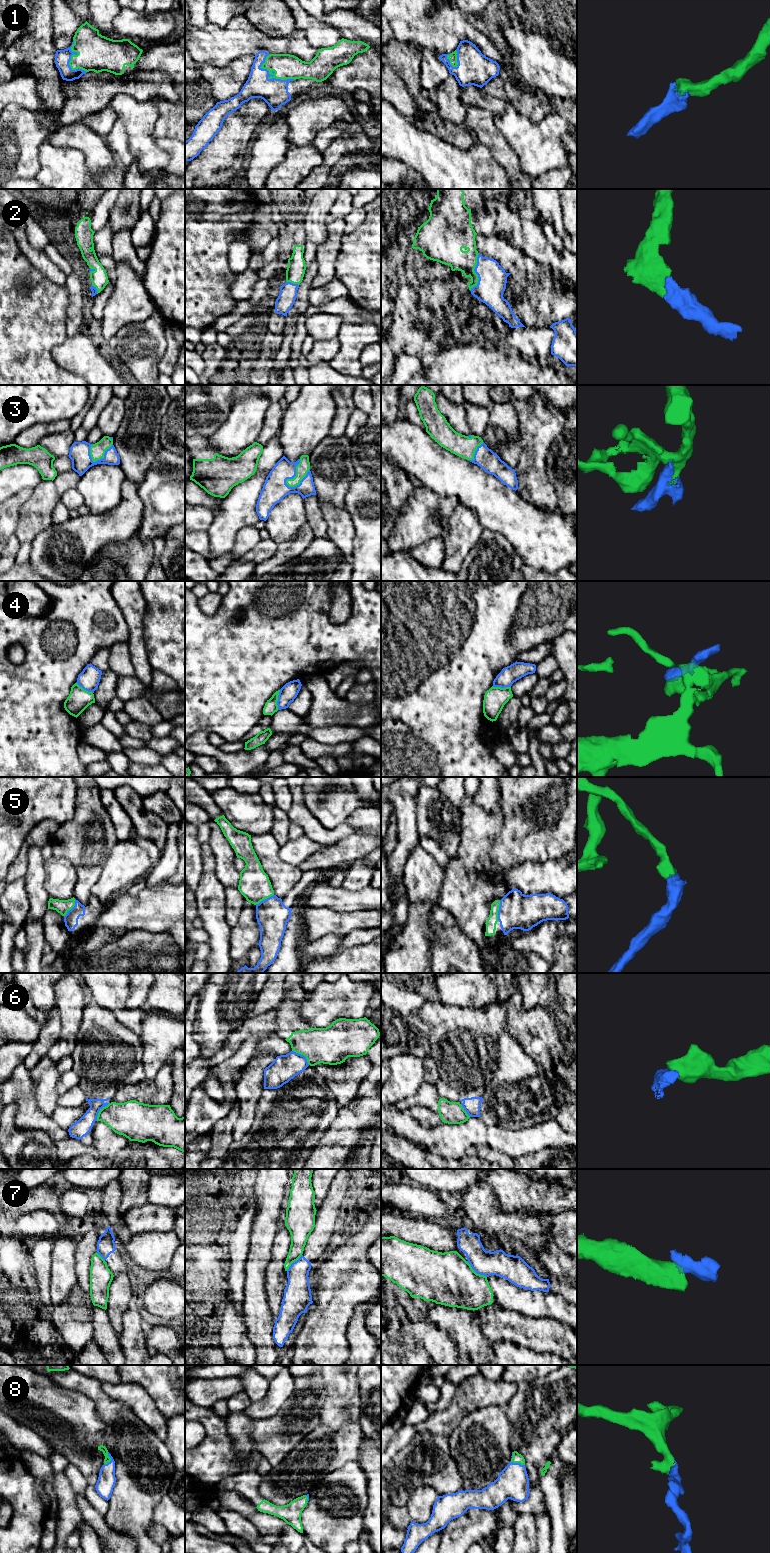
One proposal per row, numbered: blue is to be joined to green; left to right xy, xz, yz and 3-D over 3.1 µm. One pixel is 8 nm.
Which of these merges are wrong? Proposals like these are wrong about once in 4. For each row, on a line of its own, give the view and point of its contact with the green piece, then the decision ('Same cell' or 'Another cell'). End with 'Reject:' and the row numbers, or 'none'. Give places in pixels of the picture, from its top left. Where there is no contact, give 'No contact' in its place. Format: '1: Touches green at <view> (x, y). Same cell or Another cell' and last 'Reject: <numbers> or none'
1: Touches green at xz (276, 78). Same cell
2: Touches green at yz (474, 272). Same cell
3: Touches green at xz (296, 475). Same cell
4: Touches green at xz (277, 700). Another cell
5: Touches green at yz (498, 909). Same cell
6: Touches green at xz (302, 1054). Another cell
7: Touches green at yz (475, 1272). Another cell
8: Touches green at xy (110, 1459). Same cell
Reject: 4, 6, 7

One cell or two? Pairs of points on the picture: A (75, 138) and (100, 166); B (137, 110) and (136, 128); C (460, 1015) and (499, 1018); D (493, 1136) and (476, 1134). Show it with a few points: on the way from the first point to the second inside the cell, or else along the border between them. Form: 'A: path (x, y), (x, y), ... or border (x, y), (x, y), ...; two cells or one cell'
A: path (82, 143), (98, 159); one cell
B: path (137, 114), (137, 124); one cell
C: path (470, 1015), (489, 1015); one cell
D: path (489, 1135), (480, 1134); one cell

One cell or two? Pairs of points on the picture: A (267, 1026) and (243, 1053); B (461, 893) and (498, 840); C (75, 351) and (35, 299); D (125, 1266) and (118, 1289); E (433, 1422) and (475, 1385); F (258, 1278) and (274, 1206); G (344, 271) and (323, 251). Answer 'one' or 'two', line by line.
A: two
B: one
C: two
D: two
E: one
F: one
G: two

